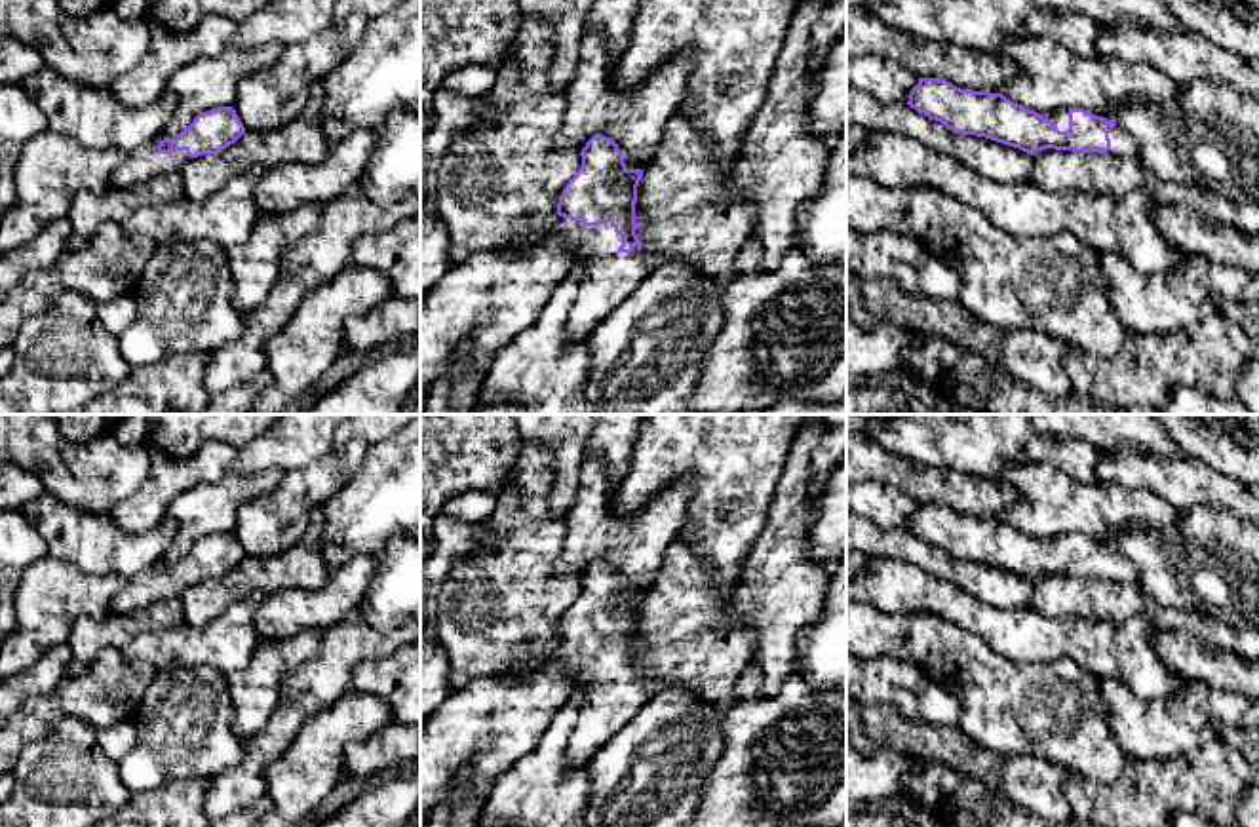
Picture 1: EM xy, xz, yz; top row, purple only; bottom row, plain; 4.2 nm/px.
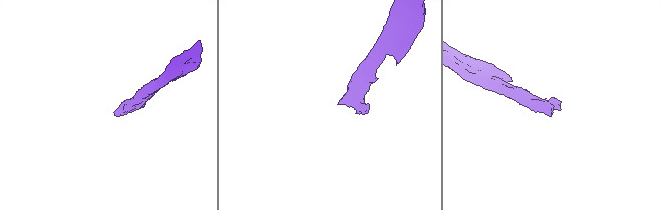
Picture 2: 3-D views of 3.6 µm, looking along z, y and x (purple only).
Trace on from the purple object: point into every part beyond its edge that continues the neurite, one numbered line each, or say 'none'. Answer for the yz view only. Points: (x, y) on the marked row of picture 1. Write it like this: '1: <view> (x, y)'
1: yz (1060, 118)
2: yz (1123, 145)

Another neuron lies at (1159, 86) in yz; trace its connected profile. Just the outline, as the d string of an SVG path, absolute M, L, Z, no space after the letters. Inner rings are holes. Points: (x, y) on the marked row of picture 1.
M1008 38L1008 63L1017 74L1002 95L1038 114L1084 108L1109 118L1118 101L1170 101L1185 89L1149 65L1126 65L1109 57L1082 57L1056 38Z

